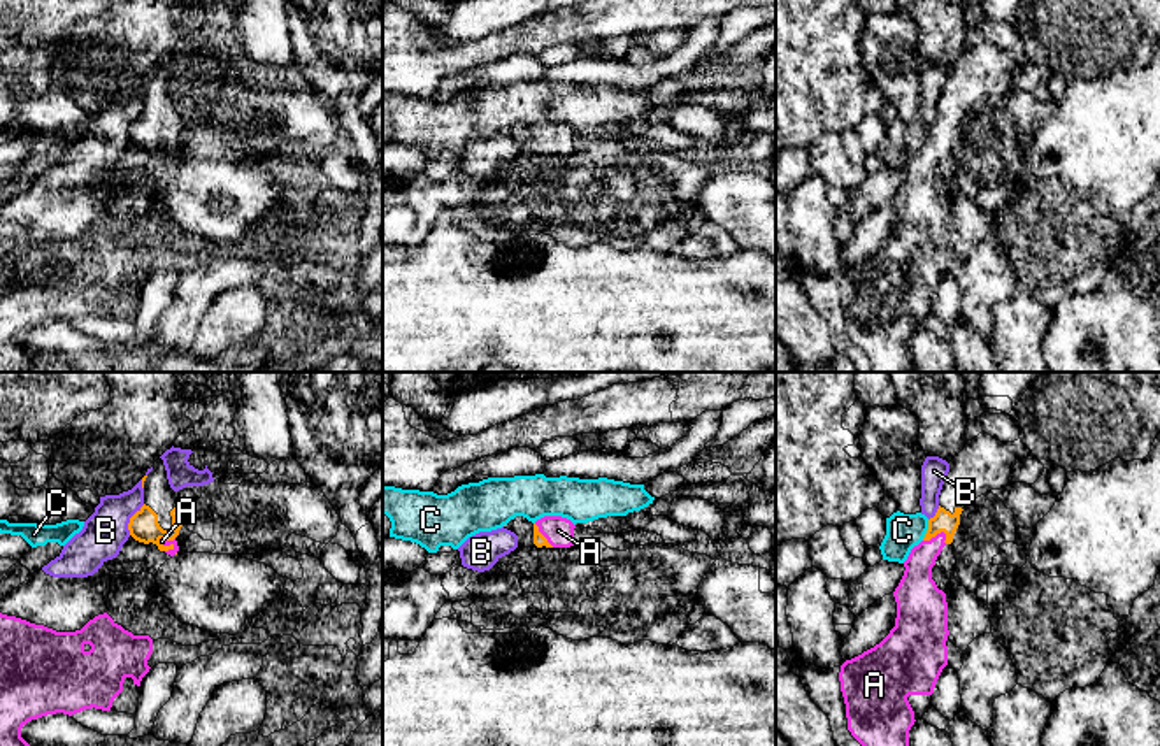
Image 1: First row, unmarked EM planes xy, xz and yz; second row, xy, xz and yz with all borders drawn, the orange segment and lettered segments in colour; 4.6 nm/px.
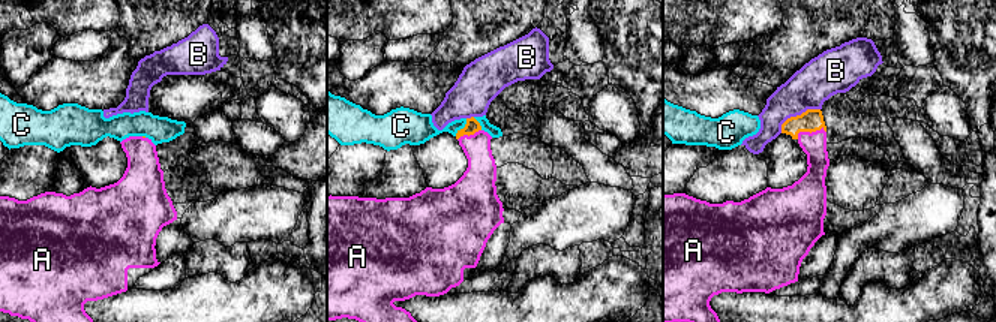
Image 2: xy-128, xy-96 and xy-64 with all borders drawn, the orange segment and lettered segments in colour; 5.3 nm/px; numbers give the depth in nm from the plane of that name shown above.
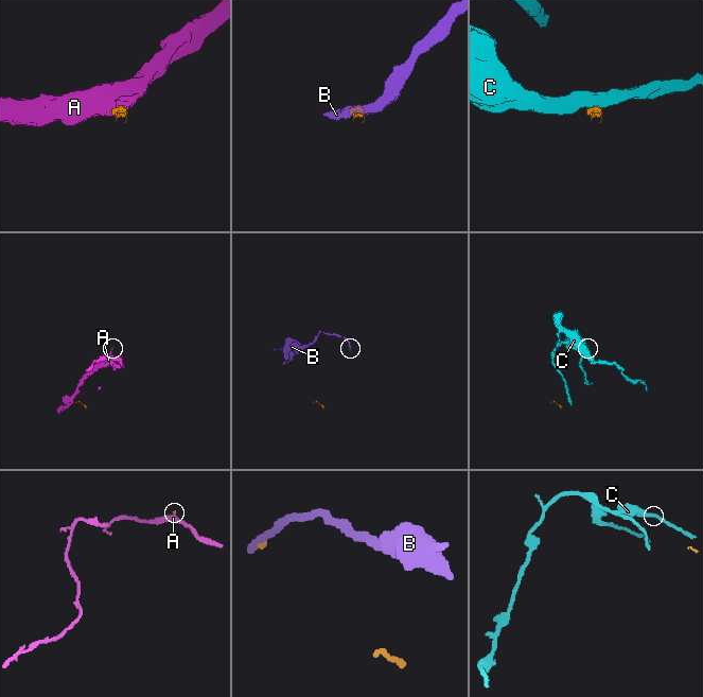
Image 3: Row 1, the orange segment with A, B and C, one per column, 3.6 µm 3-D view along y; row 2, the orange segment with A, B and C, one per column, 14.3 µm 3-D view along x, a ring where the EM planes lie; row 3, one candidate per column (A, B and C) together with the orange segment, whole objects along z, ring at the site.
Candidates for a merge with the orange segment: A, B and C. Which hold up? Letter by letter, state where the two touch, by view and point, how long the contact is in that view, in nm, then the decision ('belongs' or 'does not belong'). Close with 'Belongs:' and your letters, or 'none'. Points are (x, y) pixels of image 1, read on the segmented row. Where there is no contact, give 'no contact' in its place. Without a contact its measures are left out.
A: yz (934, 536) | 120 nm | belongs
B: xy (130, 520) | 160 nm | does not belong
C: yz (927, 530) | 100 nm | does not belong
Belongs: A

